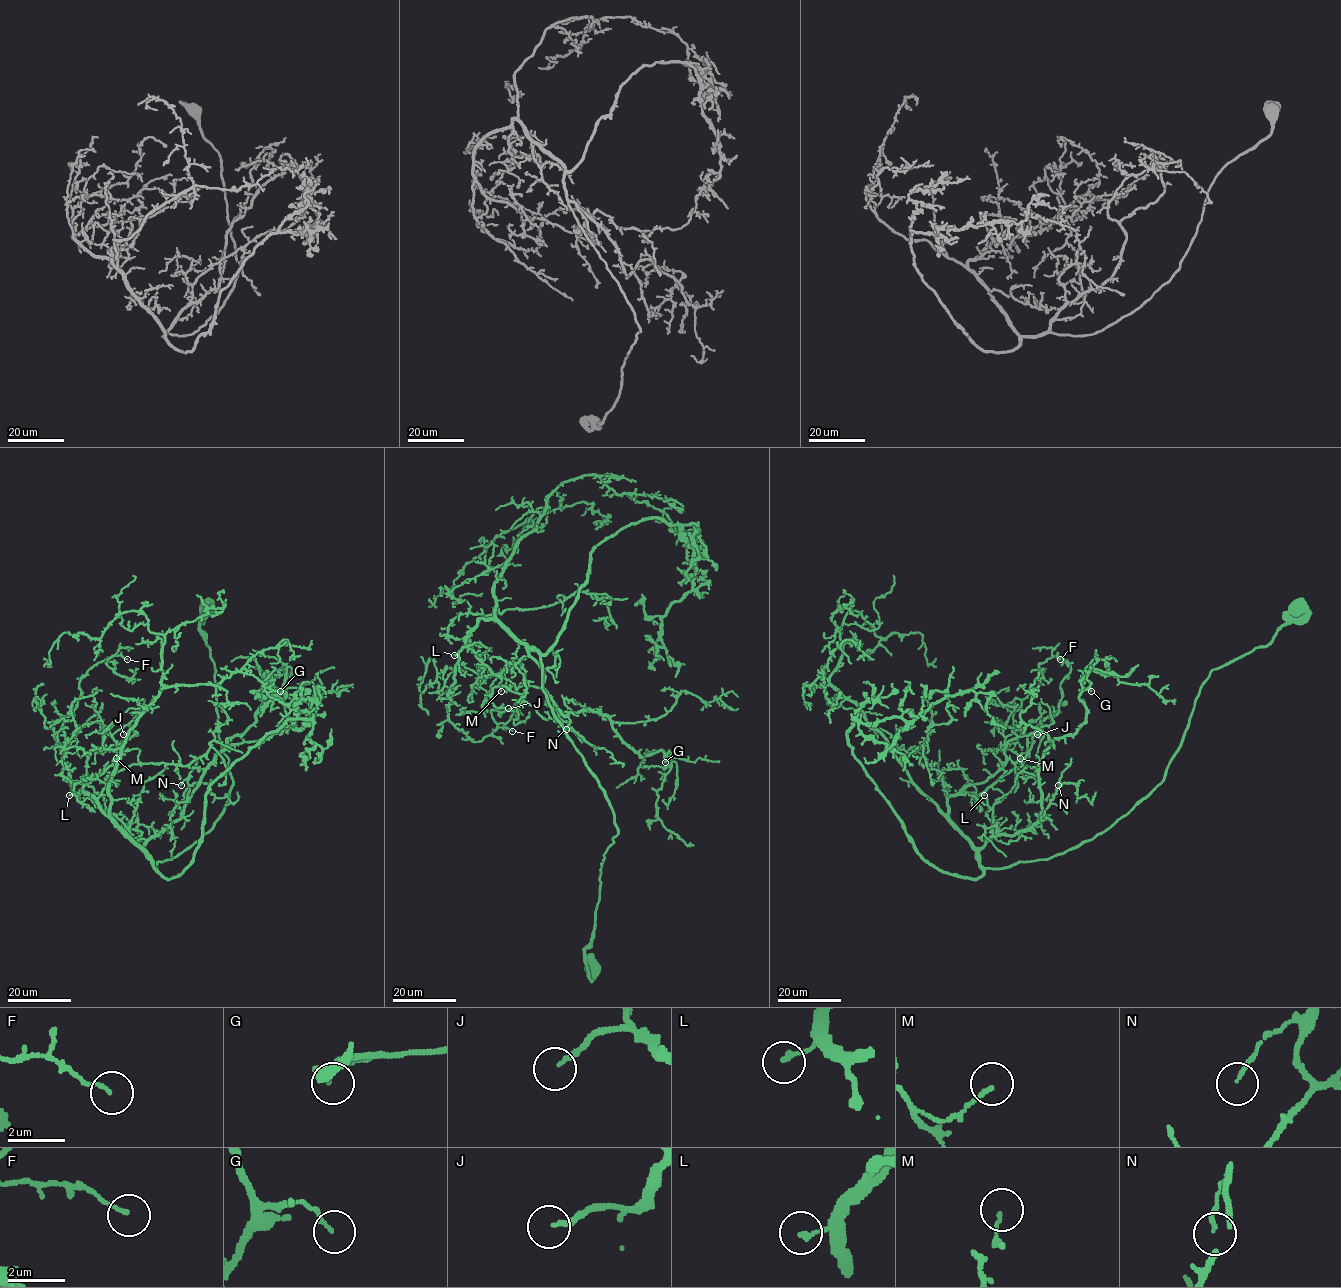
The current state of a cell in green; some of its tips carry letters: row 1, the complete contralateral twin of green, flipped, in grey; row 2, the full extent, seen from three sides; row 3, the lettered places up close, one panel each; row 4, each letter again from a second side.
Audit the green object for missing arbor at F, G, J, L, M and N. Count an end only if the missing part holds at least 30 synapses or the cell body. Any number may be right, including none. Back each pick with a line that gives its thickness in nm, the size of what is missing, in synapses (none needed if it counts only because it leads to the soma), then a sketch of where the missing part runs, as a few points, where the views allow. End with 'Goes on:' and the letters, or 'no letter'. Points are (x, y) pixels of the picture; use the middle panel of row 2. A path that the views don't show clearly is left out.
J: Thickness 160 nm. Roughly 30 synapses. Course of what is missing: (508, 708), (490, 746), (474, 731), (479, 732)
Goes on: J

